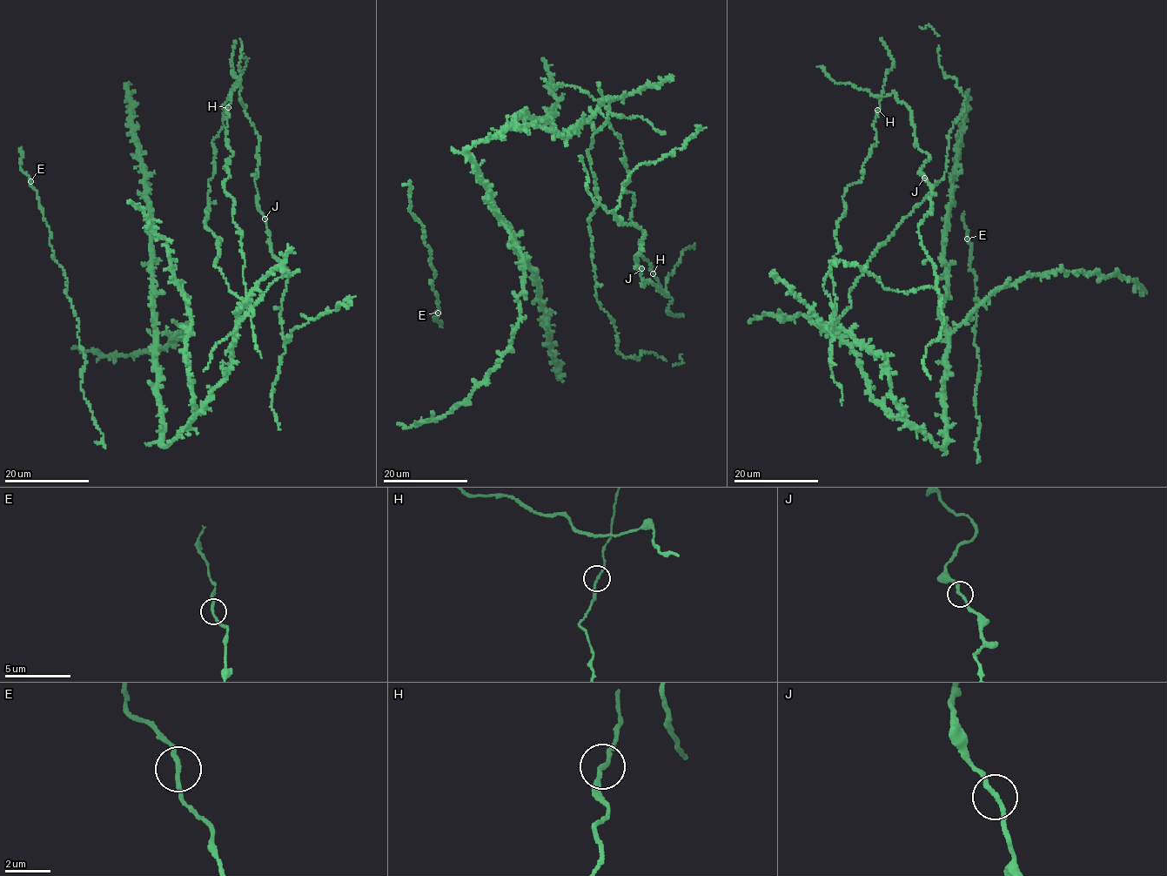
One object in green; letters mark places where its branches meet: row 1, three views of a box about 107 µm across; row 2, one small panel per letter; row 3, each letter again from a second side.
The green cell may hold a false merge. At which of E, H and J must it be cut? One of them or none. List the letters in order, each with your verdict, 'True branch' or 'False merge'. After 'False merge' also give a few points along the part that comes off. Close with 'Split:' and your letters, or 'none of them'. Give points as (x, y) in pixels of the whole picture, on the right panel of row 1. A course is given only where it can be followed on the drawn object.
E: True branch
H: True branch
J: True branch
Split: none of them

